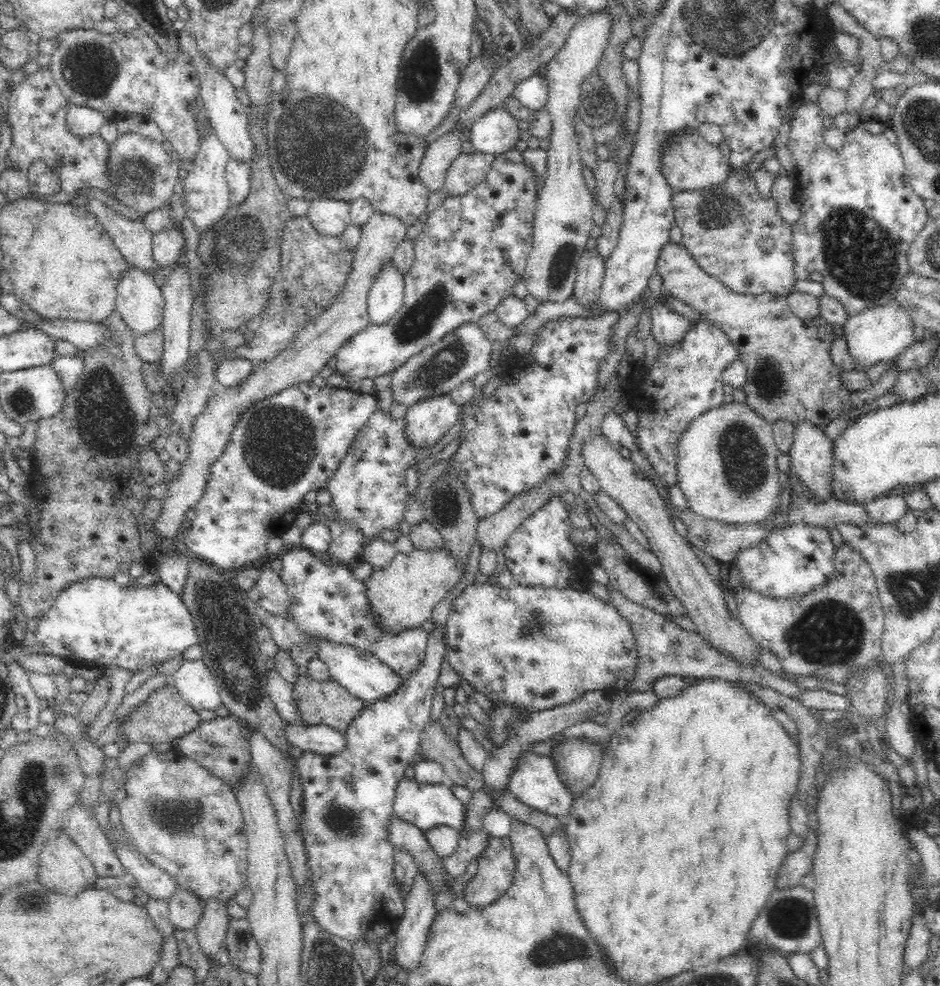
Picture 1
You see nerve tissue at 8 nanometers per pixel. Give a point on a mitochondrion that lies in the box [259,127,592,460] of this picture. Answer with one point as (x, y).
(451, 359)

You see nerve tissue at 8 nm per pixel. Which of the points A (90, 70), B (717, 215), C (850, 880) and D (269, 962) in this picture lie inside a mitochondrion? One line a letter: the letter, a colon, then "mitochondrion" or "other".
A: mitochondrion
B: mitochondrion
C: mitochondrion
D: other

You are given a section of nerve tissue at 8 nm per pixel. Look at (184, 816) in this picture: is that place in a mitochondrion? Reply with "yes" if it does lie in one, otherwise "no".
yes

